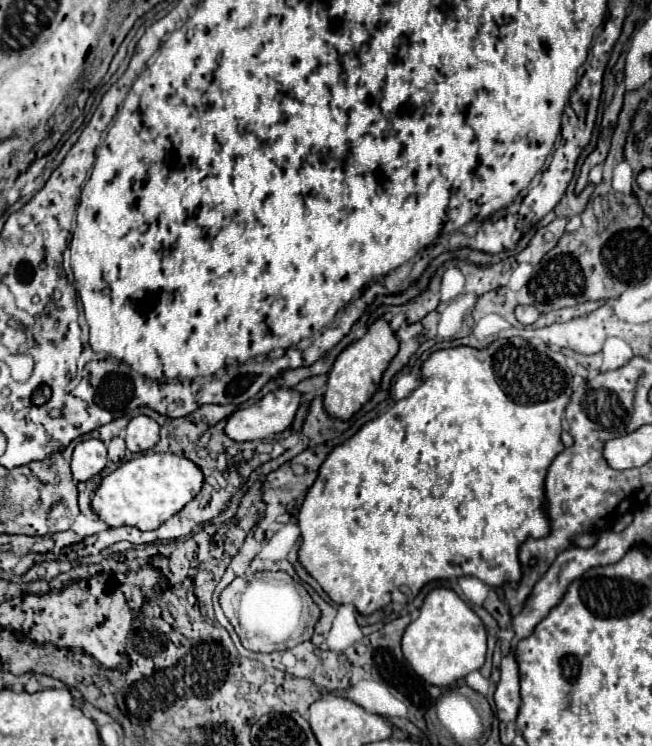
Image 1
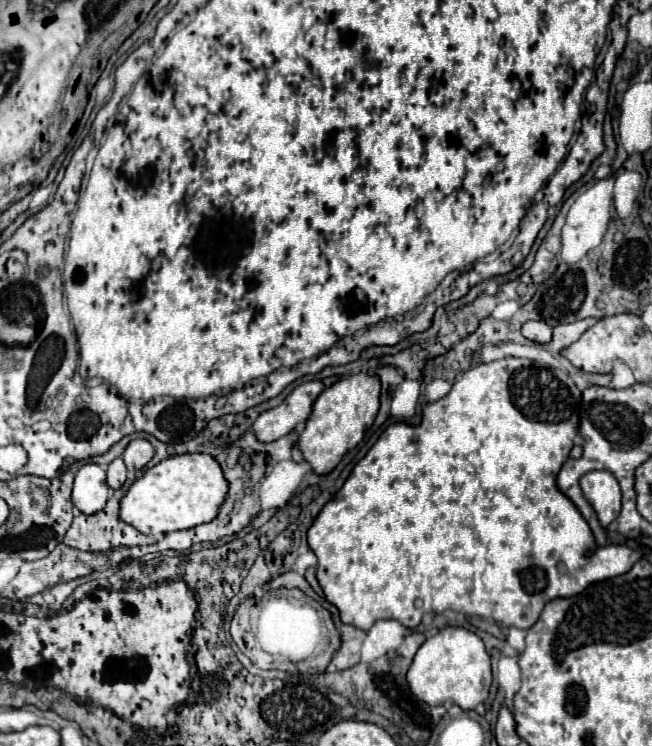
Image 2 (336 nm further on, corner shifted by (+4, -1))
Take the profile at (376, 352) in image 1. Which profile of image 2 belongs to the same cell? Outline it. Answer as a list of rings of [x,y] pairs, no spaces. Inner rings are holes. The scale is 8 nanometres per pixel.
[[[359,372],[355,376],[345,376],[319,394],[319,398],[313,404],[313,412],[307,420],[307,426],[297,440],[303,458],[311,464],[311,468],[317,474],[331,472],[345,456],[345,452],[363,440],[365,430],[373,424],[377,416],[379,394],[381,394],[379,376],[365,372]]]

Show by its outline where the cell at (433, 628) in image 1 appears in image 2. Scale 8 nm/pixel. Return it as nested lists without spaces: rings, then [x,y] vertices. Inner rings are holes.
[[[463,626],[441,628],[417,650],[407,672],[407,684],[411,692],[429,706],[453,700],[463,710],[473,710],[487,698],[491,686],[491,662],[483,640]]]

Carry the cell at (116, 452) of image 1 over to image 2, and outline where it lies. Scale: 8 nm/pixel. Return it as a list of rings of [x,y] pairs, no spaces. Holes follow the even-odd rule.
[[[115,458],[107,468],[107,484],[117,490],[125,482],[125,474],[127,474],[125,462],[121,458]]]

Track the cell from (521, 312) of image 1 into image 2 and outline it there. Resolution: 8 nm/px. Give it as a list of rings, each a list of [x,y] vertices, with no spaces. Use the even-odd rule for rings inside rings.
[[[527,320],[521,326],[521,334],[533,342],[549,342],[551,340],[551,328],[543,320]]]

